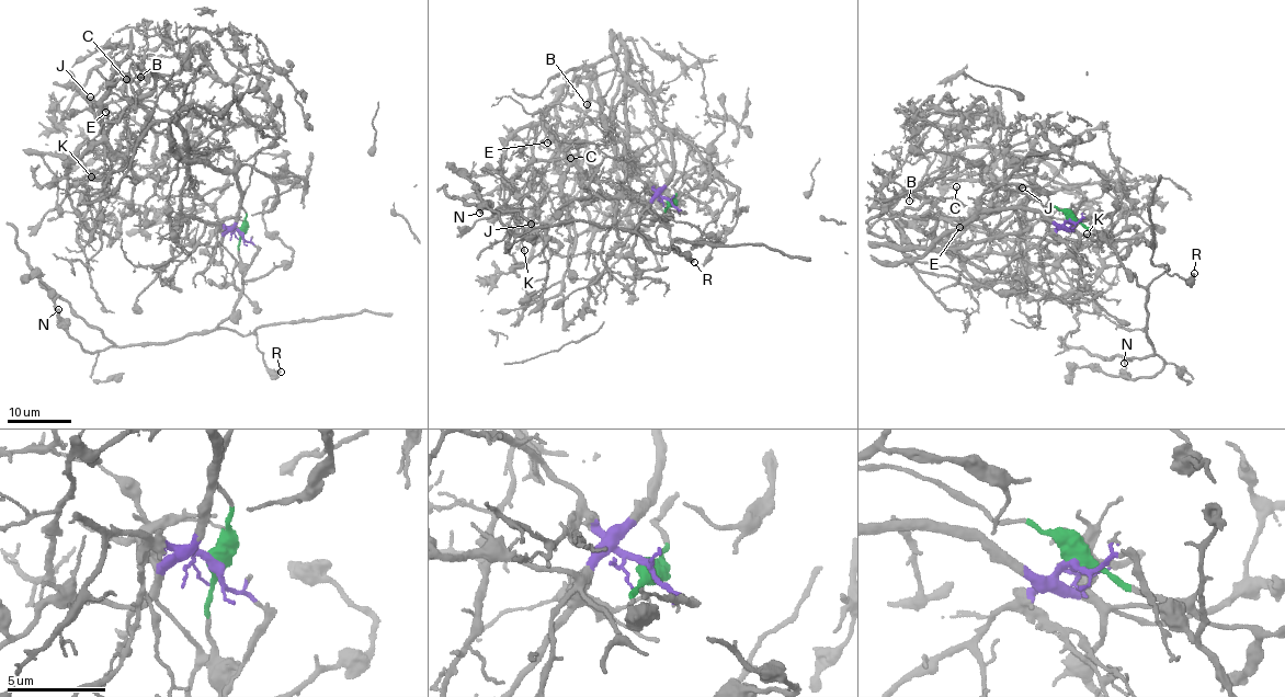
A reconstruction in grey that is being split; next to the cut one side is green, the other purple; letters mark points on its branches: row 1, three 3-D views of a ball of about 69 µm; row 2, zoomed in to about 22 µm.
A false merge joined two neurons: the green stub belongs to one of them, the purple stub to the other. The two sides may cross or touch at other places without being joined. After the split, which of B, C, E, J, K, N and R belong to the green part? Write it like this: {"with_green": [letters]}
{"with_green": ["N", "R"]}

